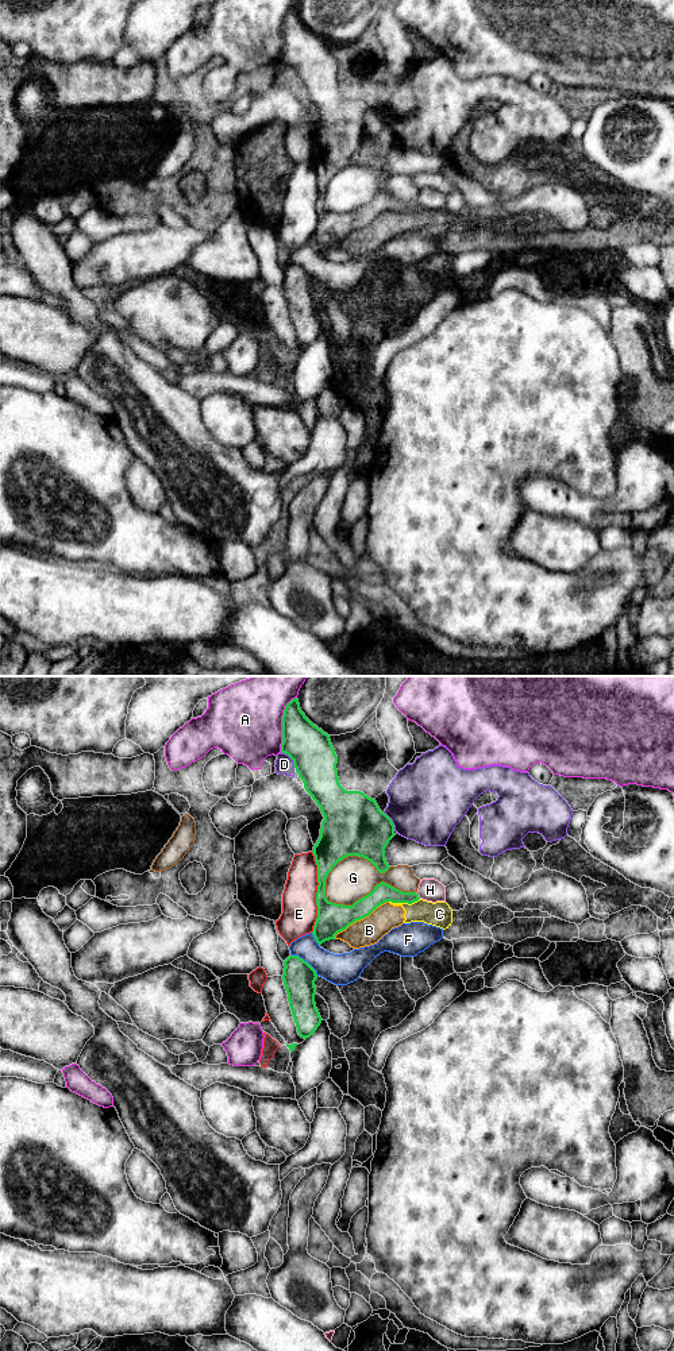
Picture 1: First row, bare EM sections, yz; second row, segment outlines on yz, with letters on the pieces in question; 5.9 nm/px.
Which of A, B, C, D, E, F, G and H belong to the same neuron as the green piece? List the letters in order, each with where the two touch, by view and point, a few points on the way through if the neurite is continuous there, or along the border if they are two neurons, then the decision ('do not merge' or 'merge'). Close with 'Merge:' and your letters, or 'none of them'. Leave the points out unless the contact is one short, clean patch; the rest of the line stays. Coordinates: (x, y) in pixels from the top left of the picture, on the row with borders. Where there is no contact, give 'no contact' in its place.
A: meets green in yz at (282, 724); do not merge
B: meets green in yz at (359, 919); do not merge
C: meets green in yz at (404, 902); border along yz (419, 898), (411, 903), (389, 902); do not merge
D: meets green in yz at (291, 757); do not merge
E: meets green in yz at (316, 892); do not merge
F: meets green in yz at (305, 961); do not merge
G: meets green in yz at (361, 898); do not merge
H: meets green in yz at (418, 895); do not merge
Merge: none of them

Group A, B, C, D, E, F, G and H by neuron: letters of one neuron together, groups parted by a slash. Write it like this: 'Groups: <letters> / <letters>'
Groups: A / B C / D / E / F / G / H

